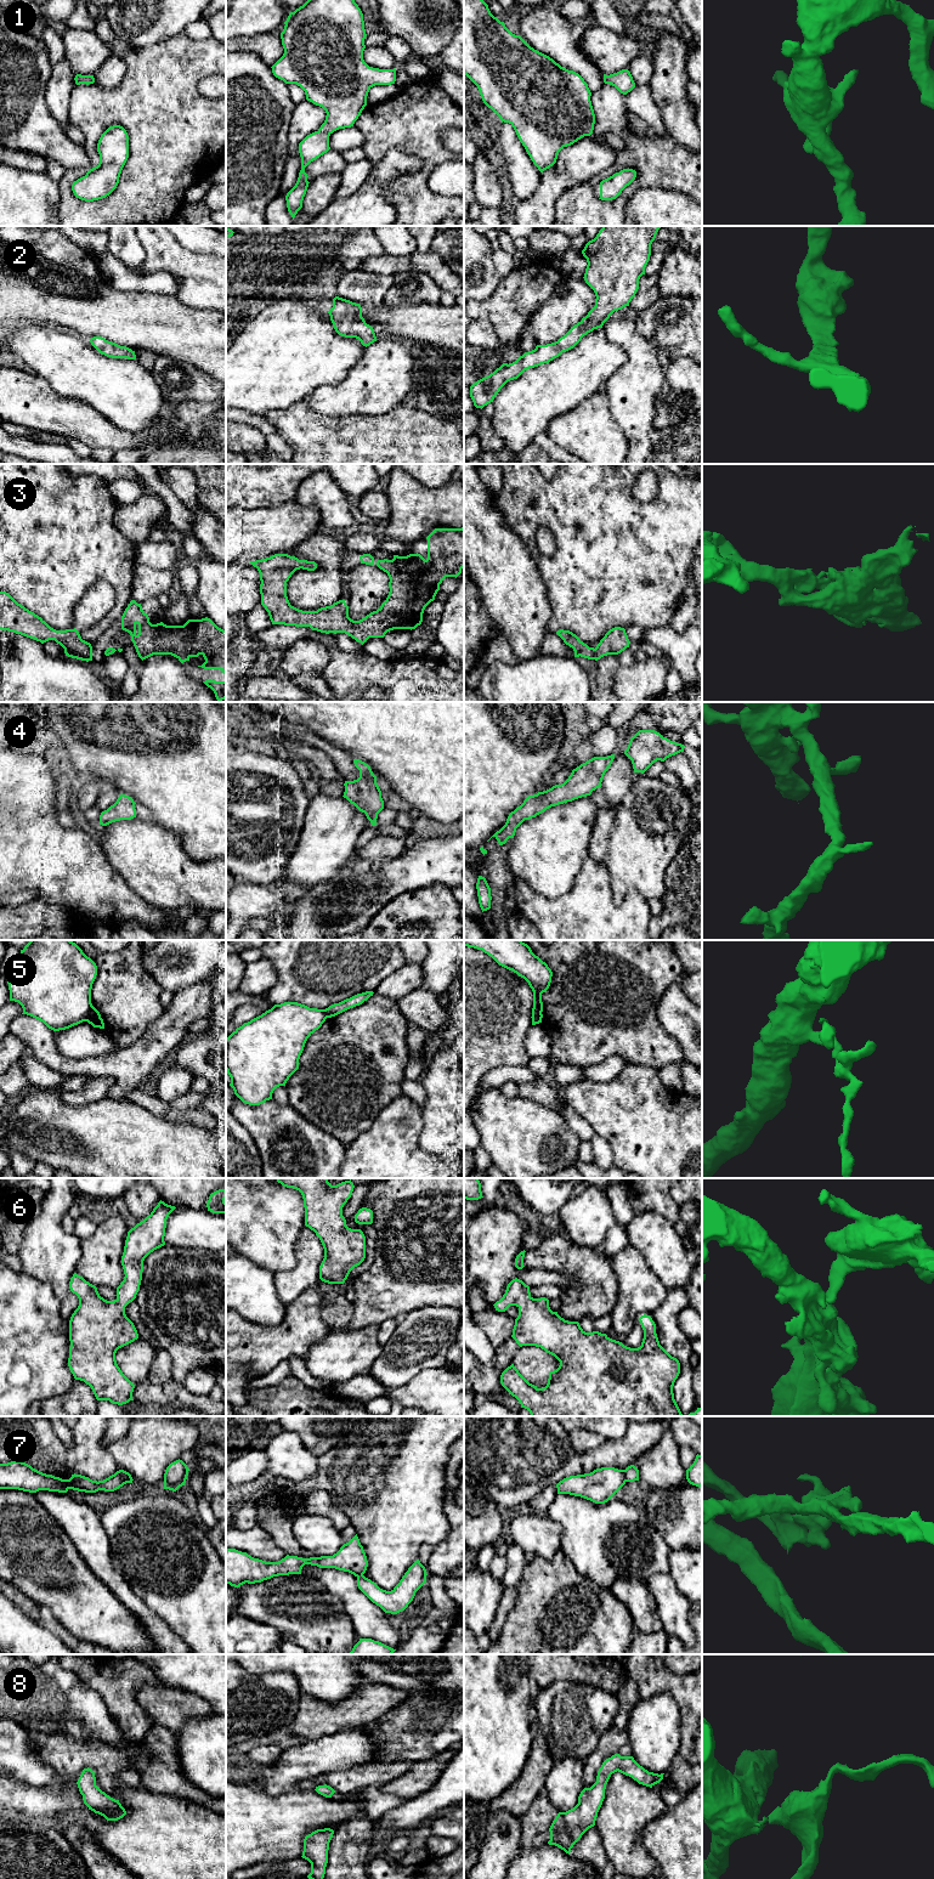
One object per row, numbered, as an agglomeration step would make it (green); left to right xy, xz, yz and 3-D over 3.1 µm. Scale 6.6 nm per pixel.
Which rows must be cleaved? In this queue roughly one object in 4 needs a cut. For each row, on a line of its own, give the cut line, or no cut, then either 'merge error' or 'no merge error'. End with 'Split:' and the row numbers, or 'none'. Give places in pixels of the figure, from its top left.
1: no cut; no merge error
2: no cut; no merge error
3: no cut; no merge error
4: no cut; no merge error
5: cut in xy along (92, 1006), (84, 1020); merge error
6: no cut; no merge error
7: cut in yz along (622, 1470), (626, 1481); merge error
8: no cut; no merge error
Split: 5, 7

